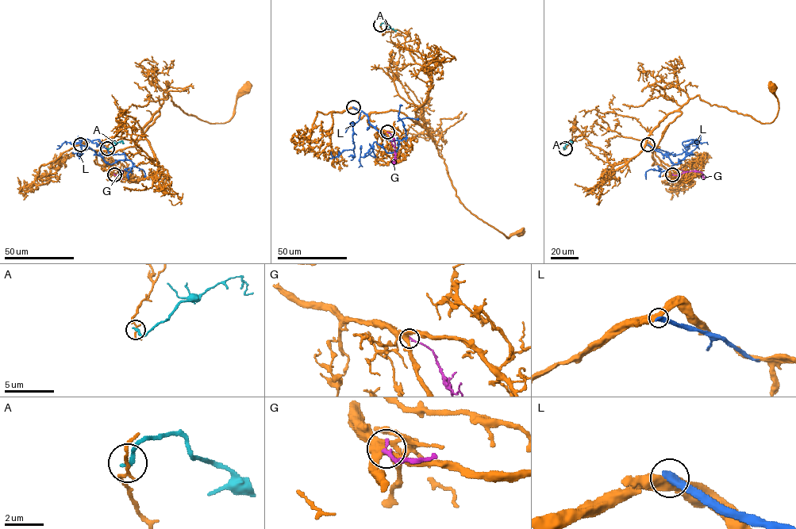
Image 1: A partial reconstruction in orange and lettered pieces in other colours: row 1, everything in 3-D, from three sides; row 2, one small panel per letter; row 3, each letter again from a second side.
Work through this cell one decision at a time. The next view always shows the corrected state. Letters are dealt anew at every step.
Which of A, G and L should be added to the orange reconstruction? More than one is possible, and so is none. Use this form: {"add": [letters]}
{"add": []}

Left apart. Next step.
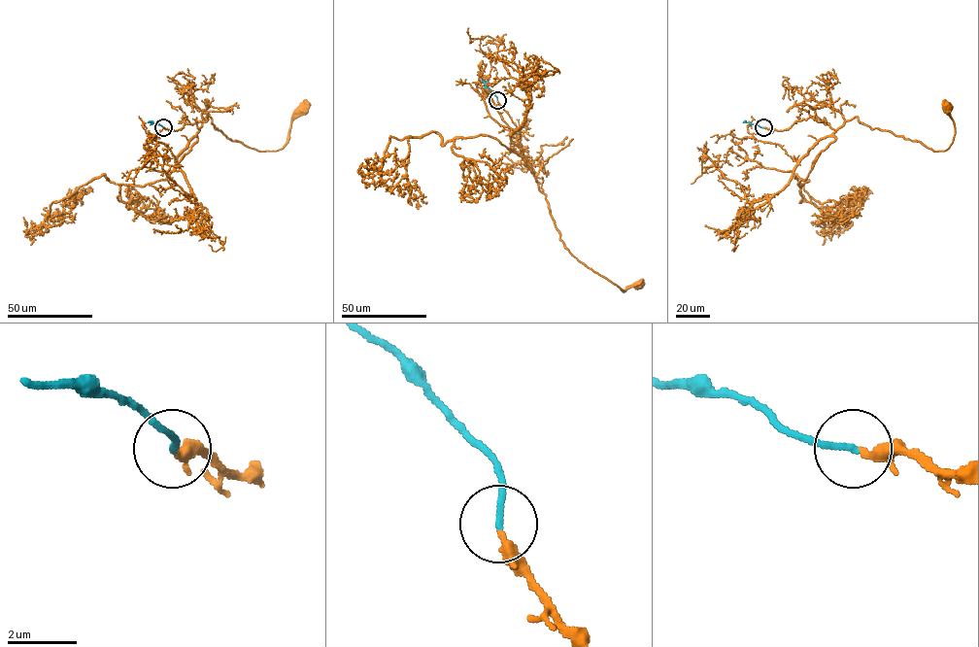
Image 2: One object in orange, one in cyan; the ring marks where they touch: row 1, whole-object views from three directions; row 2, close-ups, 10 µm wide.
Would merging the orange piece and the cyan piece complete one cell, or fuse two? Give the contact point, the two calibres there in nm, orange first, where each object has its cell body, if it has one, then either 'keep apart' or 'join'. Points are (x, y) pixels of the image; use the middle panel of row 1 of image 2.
place (497, 100); calibres 190 and 180 nm; soma orange (639, 284); soma cyan none; join

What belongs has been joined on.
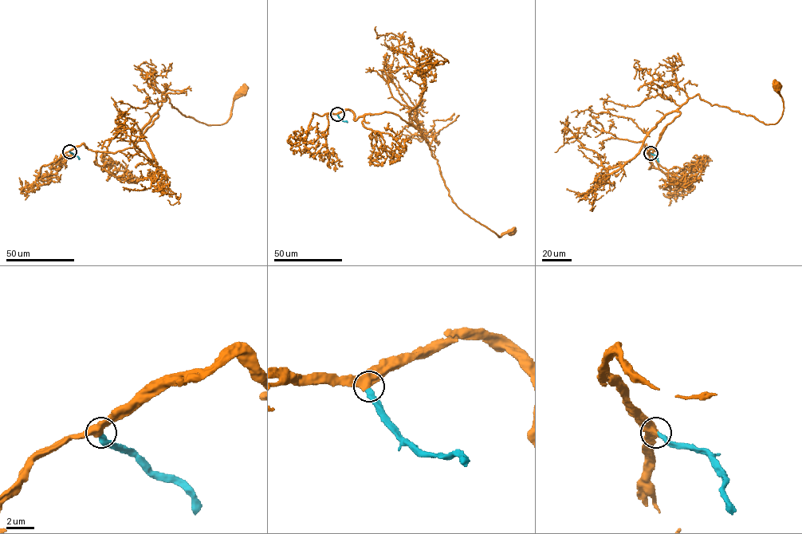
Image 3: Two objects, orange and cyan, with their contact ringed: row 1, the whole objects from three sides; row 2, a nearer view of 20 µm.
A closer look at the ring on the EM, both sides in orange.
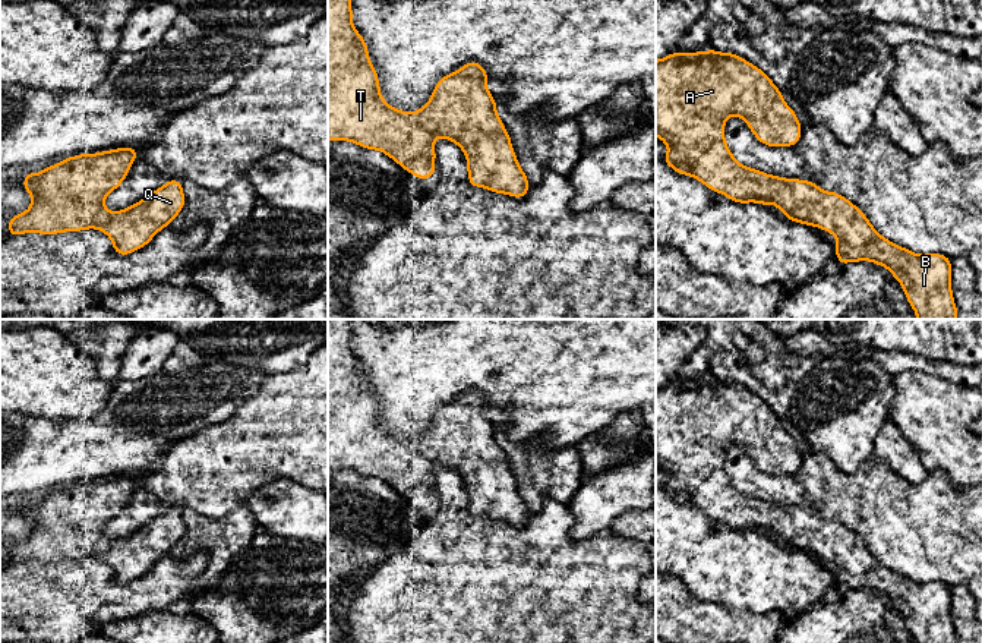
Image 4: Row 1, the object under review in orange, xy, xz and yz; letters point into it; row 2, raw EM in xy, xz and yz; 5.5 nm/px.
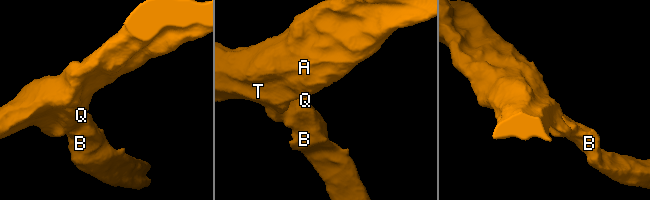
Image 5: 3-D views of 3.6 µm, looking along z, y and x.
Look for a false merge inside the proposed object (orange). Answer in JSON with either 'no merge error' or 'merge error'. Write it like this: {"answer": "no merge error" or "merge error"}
{"answer": "no merge error"}

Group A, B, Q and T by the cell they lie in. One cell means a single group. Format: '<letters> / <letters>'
A B Q T

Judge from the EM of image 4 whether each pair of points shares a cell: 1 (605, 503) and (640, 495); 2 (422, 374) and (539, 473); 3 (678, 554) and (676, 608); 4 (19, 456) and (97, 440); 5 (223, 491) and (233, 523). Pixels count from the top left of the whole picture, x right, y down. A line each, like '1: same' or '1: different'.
1: same
2: different
3: different
4: same
5: different

